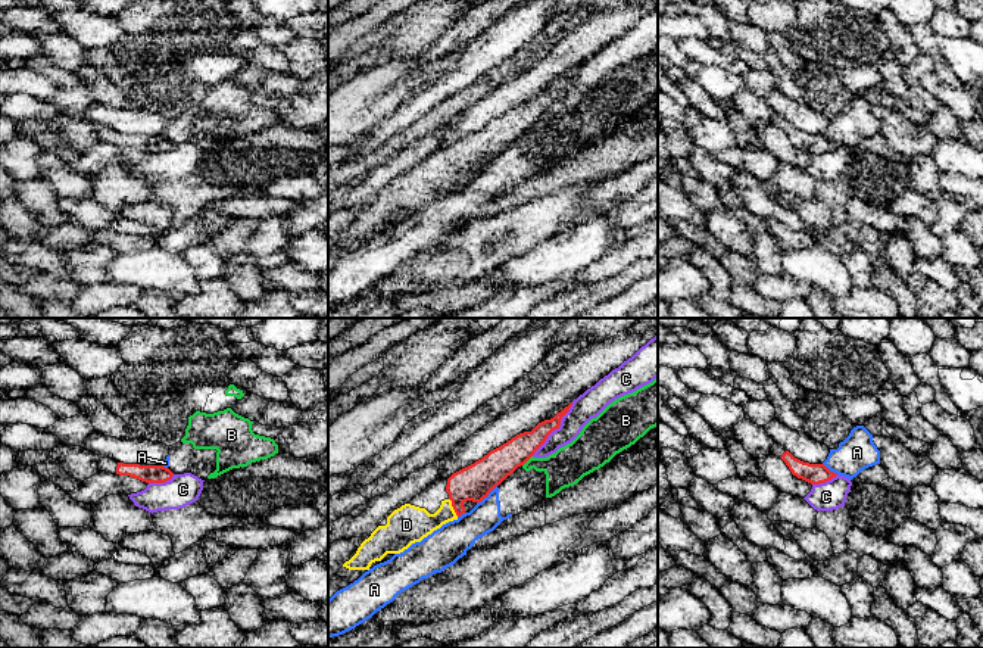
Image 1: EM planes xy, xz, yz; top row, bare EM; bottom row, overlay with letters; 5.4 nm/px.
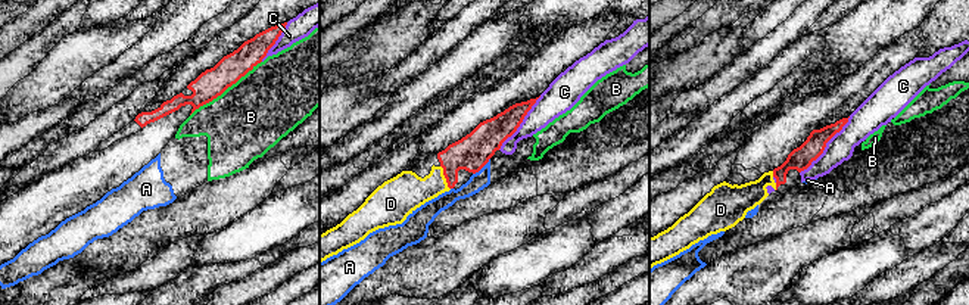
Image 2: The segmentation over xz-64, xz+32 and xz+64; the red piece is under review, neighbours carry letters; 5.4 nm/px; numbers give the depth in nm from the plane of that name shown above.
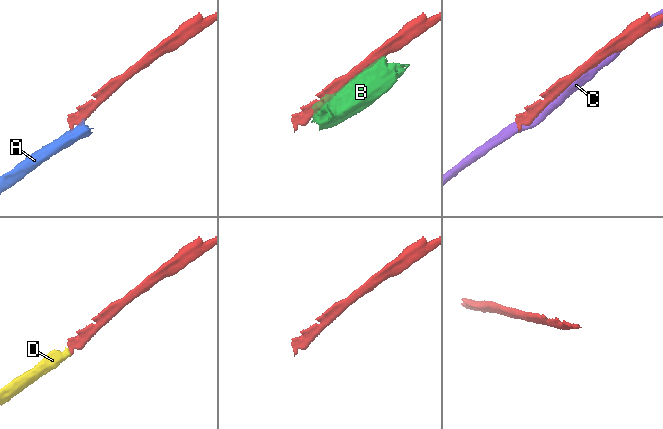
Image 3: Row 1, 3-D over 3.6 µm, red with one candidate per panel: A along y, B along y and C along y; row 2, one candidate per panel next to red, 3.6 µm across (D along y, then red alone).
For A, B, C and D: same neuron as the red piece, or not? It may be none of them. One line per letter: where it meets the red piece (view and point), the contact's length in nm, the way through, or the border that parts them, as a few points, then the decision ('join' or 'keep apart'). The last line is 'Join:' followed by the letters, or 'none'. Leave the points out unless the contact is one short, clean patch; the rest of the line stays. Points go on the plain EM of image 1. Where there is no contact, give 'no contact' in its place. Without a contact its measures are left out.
A: contact xz (487, 165); length 160 nm; border xz (496, 155), (477, 174); keep apart
B: contact xz (527, 130); length 80 nm; keep apart
C: contact xz (555, 99); length 380 nm; keep apart
D: contact xz (453, 177); length 120 nm; way xz (474, 153), (453, 177), (434, 192), (411, 193); join
Join: D

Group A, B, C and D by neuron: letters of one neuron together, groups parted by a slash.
A B / C / D

